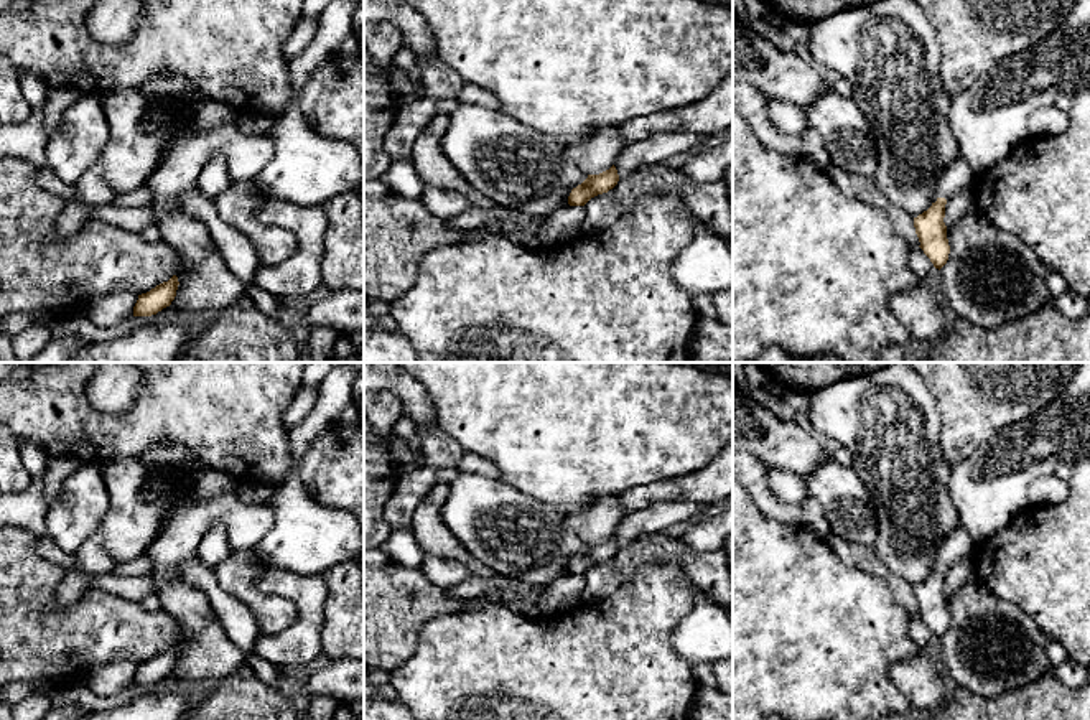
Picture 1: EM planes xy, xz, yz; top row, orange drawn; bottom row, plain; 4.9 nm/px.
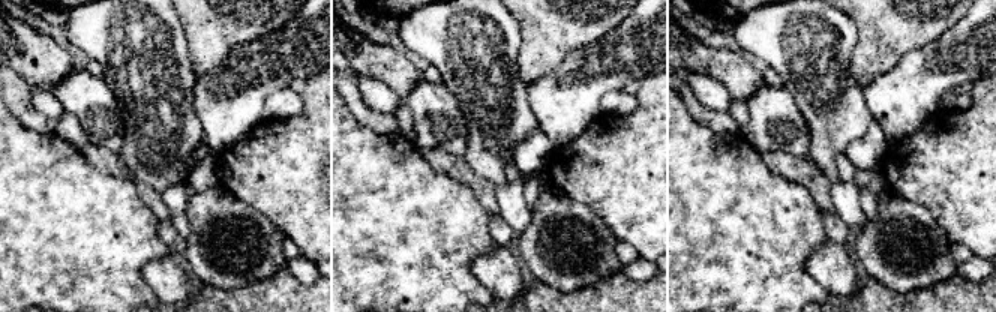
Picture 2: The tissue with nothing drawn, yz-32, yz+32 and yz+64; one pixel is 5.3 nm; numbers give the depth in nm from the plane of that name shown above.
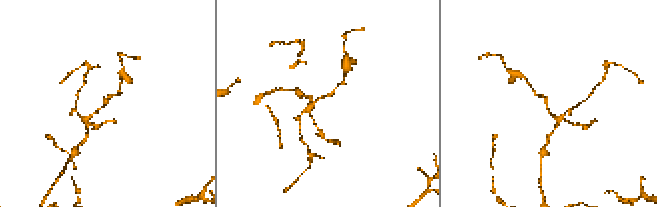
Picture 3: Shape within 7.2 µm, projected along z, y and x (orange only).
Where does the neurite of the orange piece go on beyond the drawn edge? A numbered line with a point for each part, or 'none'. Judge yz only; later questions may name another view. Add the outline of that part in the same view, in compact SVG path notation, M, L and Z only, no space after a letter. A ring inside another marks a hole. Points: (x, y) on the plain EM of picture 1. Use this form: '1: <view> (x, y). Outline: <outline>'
1: yz (959, 544). Outline: M960 524L952 534L948 534L937 545L934 572L939 567L945 567L948 570L953 563L957 563L963 557L971 555L973 545L975 545L973 539L967 532L967 529Z

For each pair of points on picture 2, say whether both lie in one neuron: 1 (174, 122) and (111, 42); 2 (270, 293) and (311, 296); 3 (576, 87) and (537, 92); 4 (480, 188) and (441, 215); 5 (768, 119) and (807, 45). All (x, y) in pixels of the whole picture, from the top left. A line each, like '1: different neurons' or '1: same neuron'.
1: same neuron
2: same neuron
3: same neuron
4: different neurons
5: different neurons

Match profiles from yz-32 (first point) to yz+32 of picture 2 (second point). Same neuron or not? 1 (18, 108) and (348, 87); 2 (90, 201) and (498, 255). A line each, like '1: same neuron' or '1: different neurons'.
1: same neuron
2: different neurons

